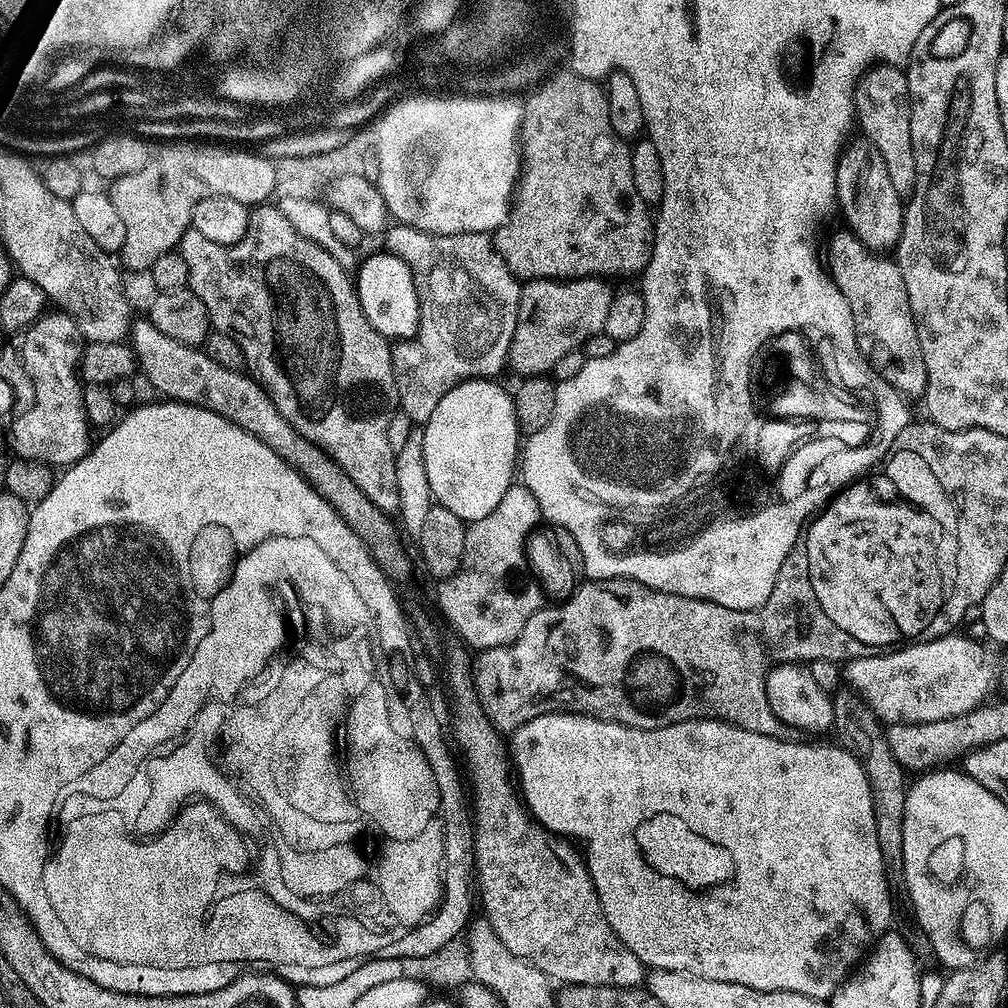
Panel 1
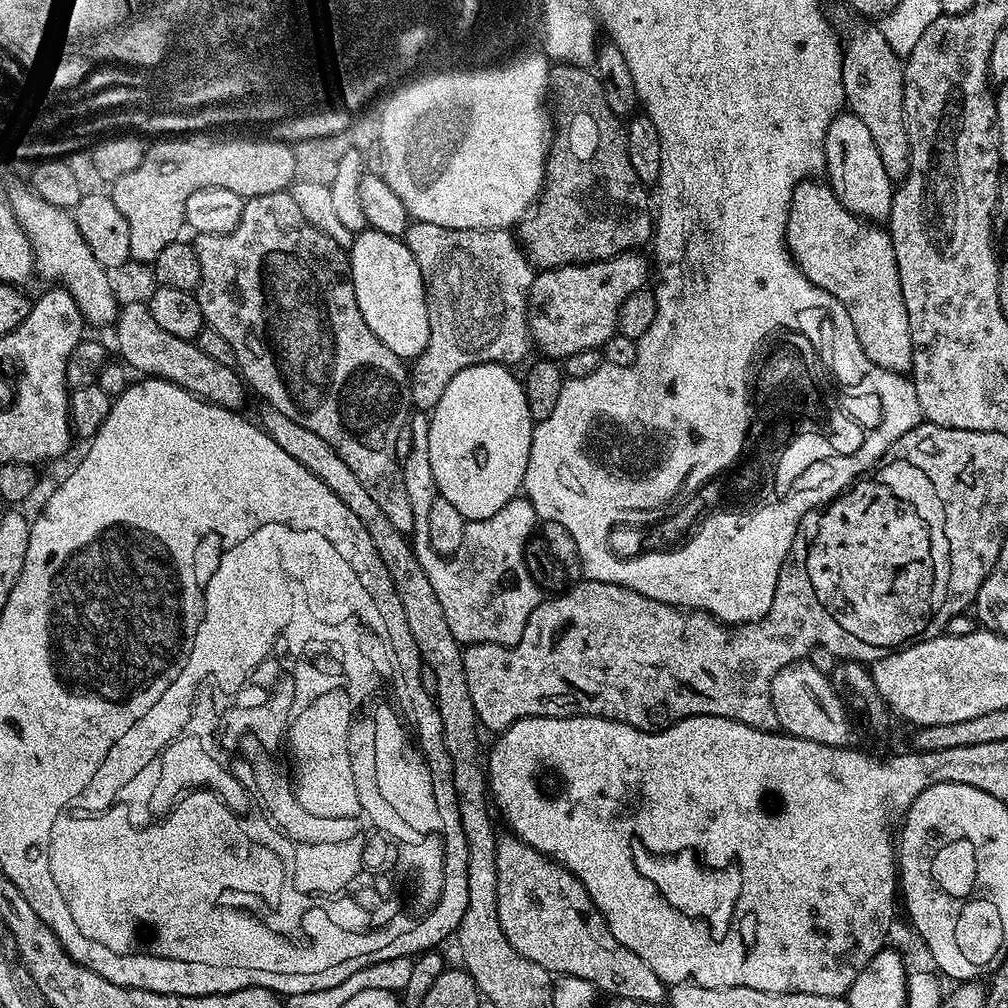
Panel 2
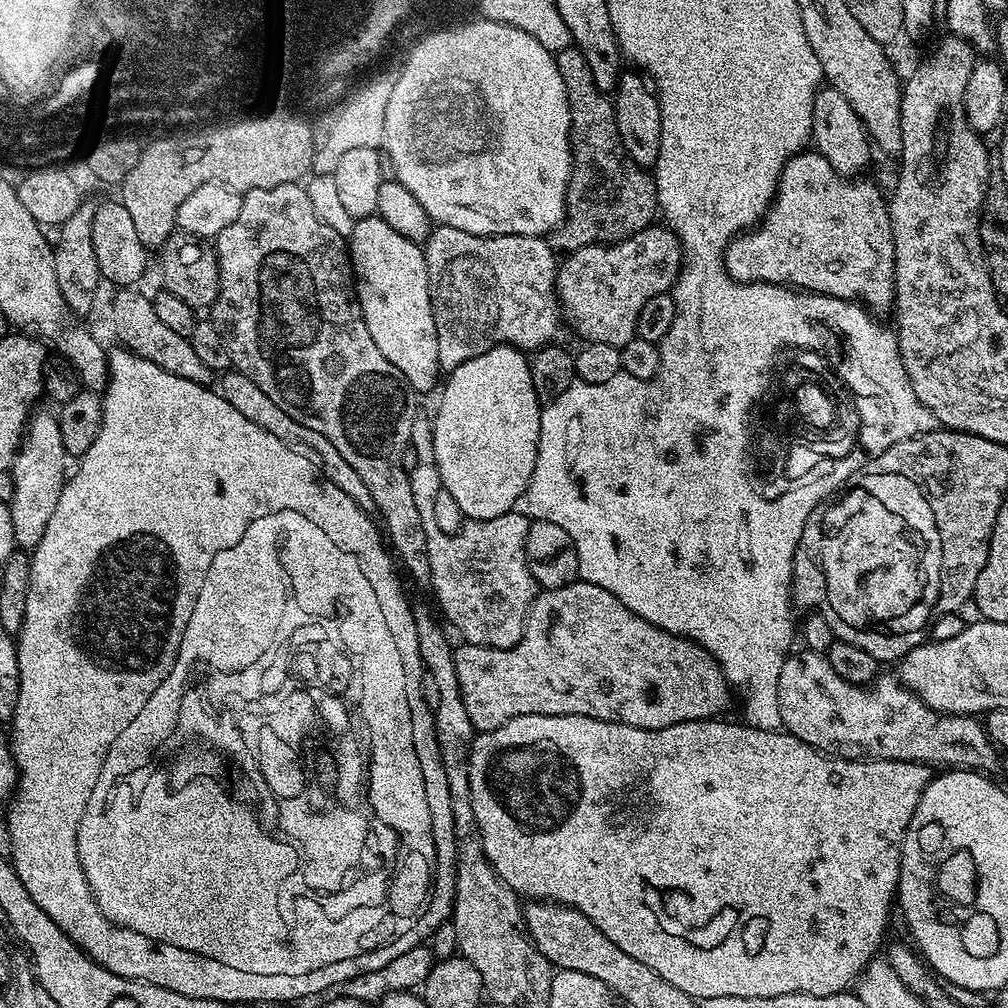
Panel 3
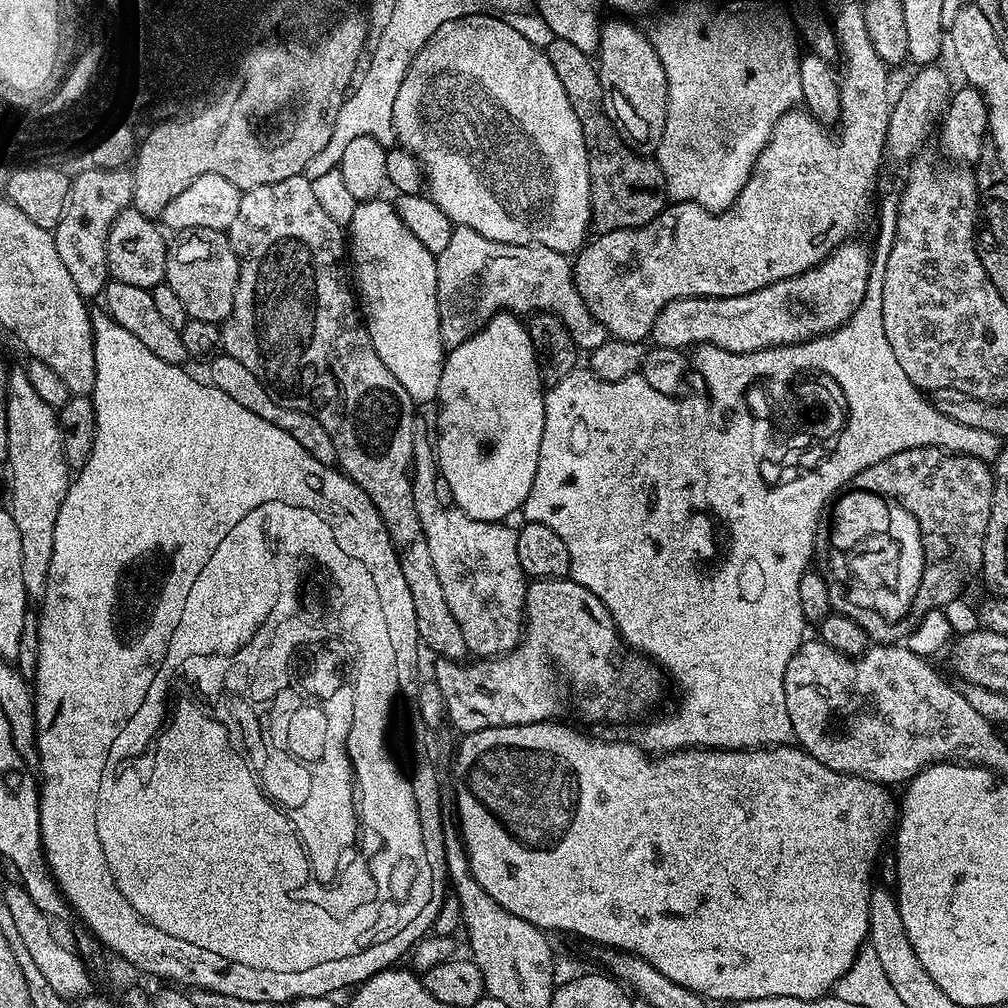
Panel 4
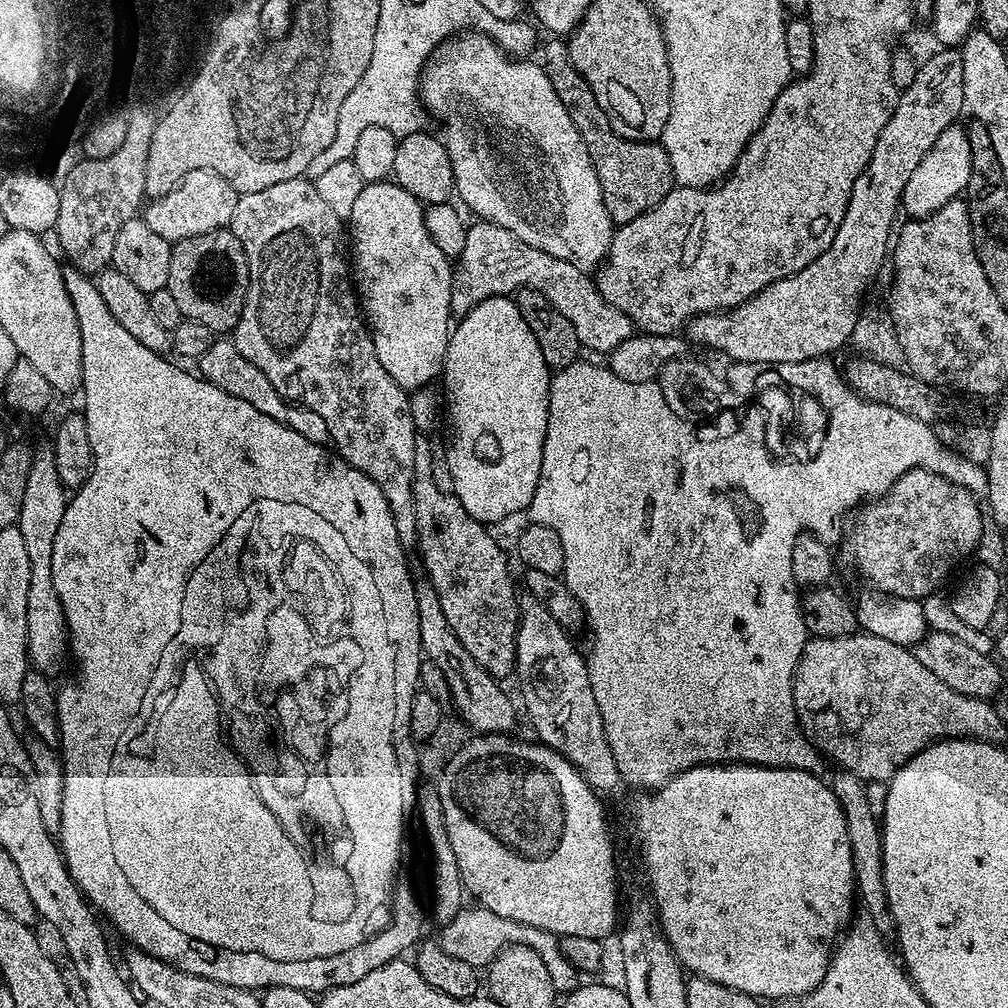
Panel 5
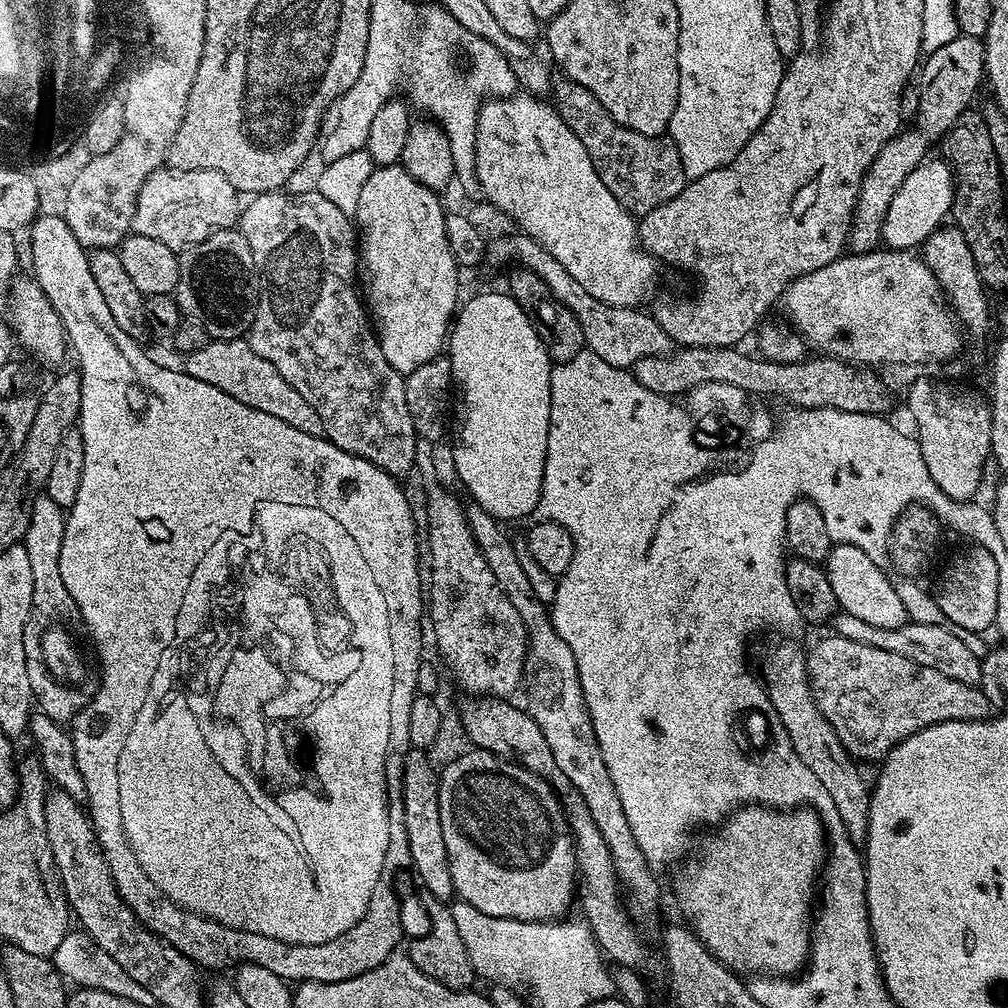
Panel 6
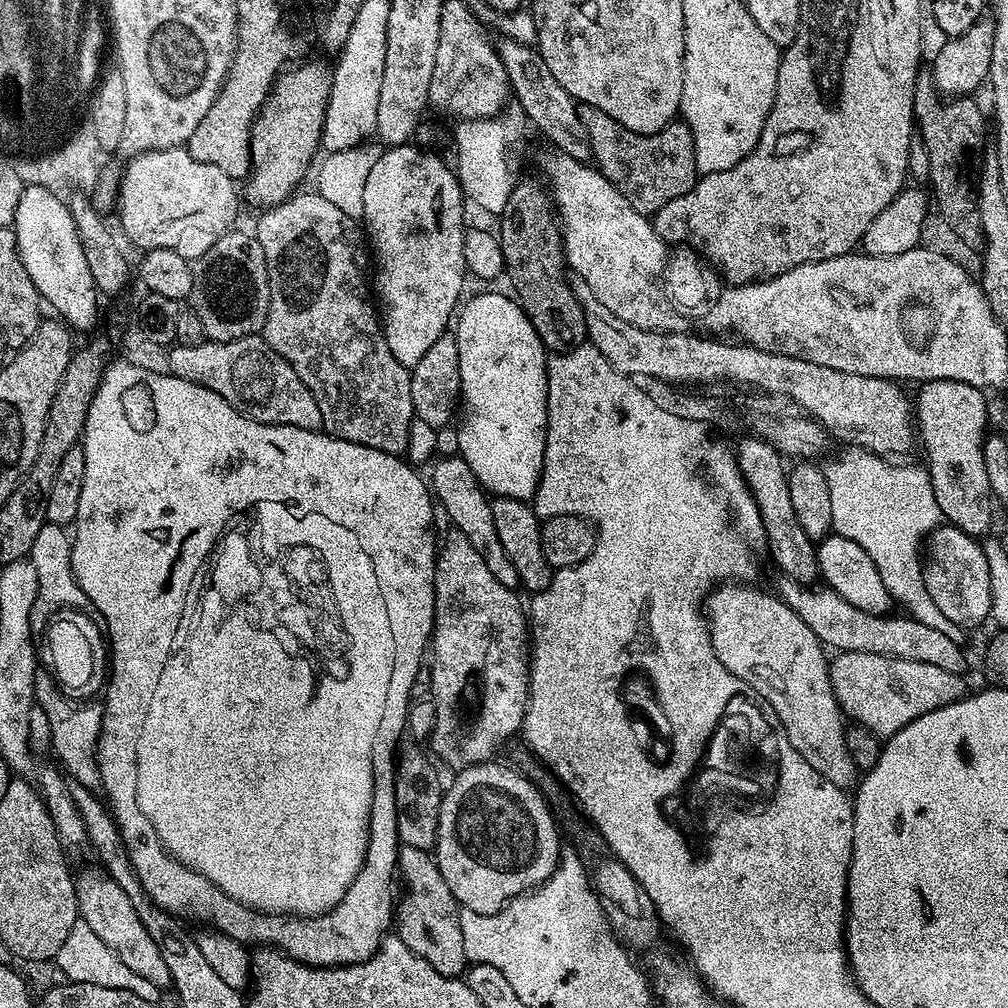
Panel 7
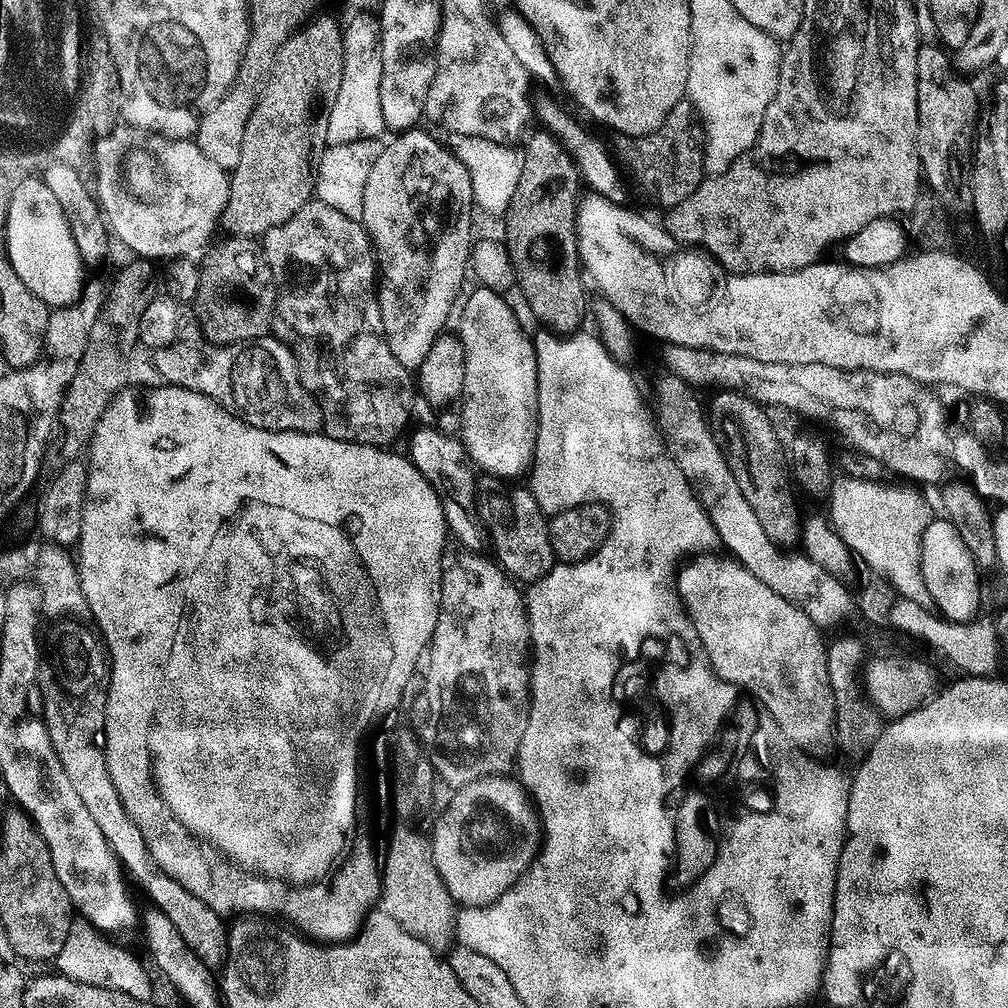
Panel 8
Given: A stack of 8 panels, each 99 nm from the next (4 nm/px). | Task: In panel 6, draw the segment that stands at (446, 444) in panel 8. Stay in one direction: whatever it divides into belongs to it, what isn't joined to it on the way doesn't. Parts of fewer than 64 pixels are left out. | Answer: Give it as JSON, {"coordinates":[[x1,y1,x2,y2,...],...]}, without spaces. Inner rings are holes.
{"coordinates":[[474,503,465,507,464,517,468,520,470,534,474,534,478,550,482,550,482,558,486,558,486,566,490,566,502,594,514,602,514,610,518,610,528,635,528,653,524,659,522,681,522,692,528,695,526,711,534,718,534,722,538,722,538,730,546,734,546,743,550,745,550,754,554,754,554,762,558,762,558,770,562,770,578,794,582,794,598,830,602,830,602,838,606,838,606,846,614,858,616,876,623,888,622,896,629,917,636,922,648,920,660,908,660,884,638,842,634,842,634,834,626,822,626,812,622,810,614,782,610,782,610,770,606,770,604,755,600,753,586,698,582,694,574,650,570,650,570,646,558,638,552,625,549,605,538,598,538,594,534,594,530,587,530,578,526,578,522,562,518,562,517,545,512,544,511,538,504,533,505,525]]}

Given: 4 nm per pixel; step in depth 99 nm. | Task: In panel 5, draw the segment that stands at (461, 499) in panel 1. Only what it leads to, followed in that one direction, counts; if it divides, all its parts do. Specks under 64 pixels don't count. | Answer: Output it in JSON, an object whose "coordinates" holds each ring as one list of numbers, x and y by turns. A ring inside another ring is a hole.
{"coordinates":[[491,296,474,306,470,311,459,317,460,325,451,329,448,337,448,349,444,355,442,369,442,381,448,391,448,406,446,402,446,420,452,423,452,441,448,444,446,459,450,466,450,478,454,478,454,490,452,495,462,502,462,506,468,513,479,520,485,526,492,526,495,520,504,520,515,512,523,513,530,506,534,498,534,490,538,486,538,474,542,470,542,446,546,438,546,426,548,425,548,381,550,369,546,358,542,358,542,350,538,350,538,338,530,334,530,326,526,326,526,318,518,310,515,299,506,296]]}

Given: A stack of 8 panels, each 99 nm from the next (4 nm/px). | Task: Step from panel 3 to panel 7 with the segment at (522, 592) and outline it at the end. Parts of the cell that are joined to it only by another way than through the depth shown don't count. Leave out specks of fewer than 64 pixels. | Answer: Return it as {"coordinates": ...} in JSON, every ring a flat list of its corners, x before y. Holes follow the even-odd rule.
{"coordinates":[[455,530,449,533,439,545,434,574,436,613,430,641,430,701,436,707,436,729,432,732,431,751,437,761,445,760,452,770,459,770,489,763,495,757,492,755,499,750,500,743,521,731,529,697,530,620,525,609,524,612,520,609,517,593,502,586,502,582,490,574,478,550,466,542,466,534]]}

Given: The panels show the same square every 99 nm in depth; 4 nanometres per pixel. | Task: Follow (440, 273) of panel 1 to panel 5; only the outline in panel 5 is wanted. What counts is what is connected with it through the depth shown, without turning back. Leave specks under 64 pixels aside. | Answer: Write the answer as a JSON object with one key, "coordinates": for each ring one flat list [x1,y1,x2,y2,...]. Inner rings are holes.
{"coordinates":[[476,222,466,234,466,246,462,254,455,257,452,269,452,310,463,314,478,306,491,296,511,297,521,288,538,290,555,308,562,318,574,326,578,342,592,352,607,354,634,334,634,326,626,314,602,298,596,289,593,277,585,269,571,262,562,262,510,234,497,224]]}

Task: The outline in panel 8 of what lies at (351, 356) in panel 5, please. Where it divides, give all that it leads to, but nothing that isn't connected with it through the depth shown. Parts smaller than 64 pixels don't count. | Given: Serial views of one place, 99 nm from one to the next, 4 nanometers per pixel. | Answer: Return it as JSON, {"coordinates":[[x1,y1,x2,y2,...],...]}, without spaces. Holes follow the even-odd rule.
{"coordinates":[[311,199,294,218,287,220,282,226,274,226,262,237,262,251,264,261,270,266,272,277,276,280,276,314,274,317,274,335,294,354,296,365,300,371,300,381,306,386,306,390,312,393,320,401,320,409,324,415,323,435,341,440,342,442,354,442,355,444,375,444,388,446,391,440,400,436,400,431,408,422,408,411,412,408,412,386,414,390,414,376,409,369,394,358,394,354,388,345,388,339,382,326,382,310,380,309,380,294,378,291,378,265,376,253,372,247,372,240,368,237,363,223,354,218,346,218,346,214,326,206,326,202]]}

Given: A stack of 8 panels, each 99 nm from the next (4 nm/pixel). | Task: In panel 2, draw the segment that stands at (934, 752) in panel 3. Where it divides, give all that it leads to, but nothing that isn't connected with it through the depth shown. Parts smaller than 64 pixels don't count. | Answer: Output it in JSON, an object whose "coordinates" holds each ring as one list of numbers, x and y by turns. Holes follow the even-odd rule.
{"coordinates":[[807,658,789,660,777,668,780,669,773,674,772,680,767,681,767,685,780,728,789,736,835,748,845,747,849,743,853,721,841,693,834,690,830,677,822,674,822,670,818,670]]}

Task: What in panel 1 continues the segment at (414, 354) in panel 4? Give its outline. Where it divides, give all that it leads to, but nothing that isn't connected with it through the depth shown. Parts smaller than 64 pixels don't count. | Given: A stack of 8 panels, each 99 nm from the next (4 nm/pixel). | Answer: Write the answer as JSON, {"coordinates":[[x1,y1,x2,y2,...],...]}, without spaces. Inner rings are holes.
{"coordinates":[[387,250,376,252,365,260,363,257,359,261,354,283,362,310,374,330,392,342,408,340,415,335,420,325,420,295,416,293,416,279,412,276,410,266,406,266,402,258]]}

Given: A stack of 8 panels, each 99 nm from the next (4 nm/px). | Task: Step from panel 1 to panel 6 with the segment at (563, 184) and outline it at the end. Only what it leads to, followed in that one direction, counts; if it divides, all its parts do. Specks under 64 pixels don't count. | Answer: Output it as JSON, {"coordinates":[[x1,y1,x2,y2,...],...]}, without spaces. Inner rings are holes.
{"coordinates":[[563,74,553,79,550,94,554,96,554,107,566,126,570,126,570,130,578,134,578,142,586,146,586,154,590,154,590,162,594,162,594,170,598,170,598,178,602,178,606,190,610,190,633,217,639,218,662,202,670,202,670,198,684,189,686,177,682,158,671,138,638,134,622,126,609,114,606,106,594,98,589,88]]}

